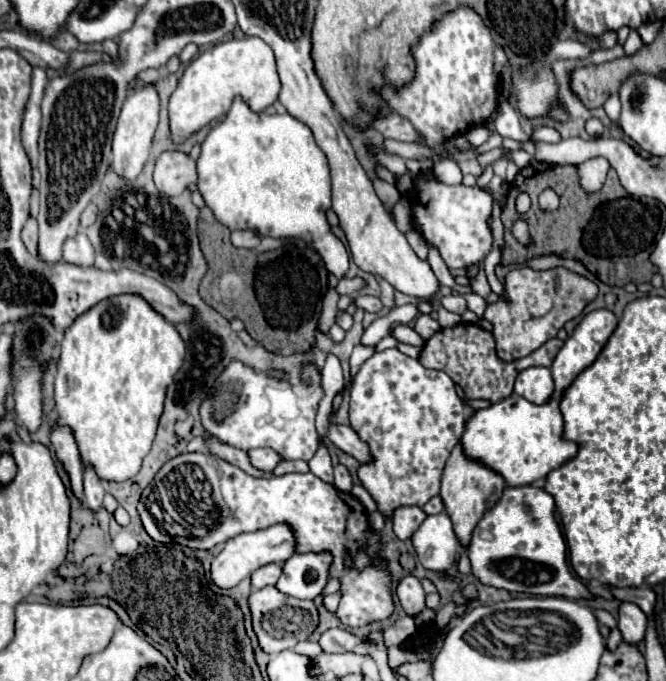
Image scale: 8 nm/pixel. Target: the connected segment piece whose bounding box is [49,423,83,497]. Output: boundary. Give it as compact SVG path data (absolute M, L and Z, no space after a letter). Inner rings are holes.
M53 423L49 437L51 437L51 443L55 447L57 457L61 459L61 463L65 465L65 469L69 473L71 487L73 487L75 497L83 497L83 467L81 467L81 455L79 455L77 441L73 437L71 427Z

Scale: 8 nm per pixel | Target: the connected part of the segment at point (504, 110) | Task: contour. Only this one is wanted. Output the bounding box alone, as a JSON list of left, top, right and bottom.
[495,101,527,141]

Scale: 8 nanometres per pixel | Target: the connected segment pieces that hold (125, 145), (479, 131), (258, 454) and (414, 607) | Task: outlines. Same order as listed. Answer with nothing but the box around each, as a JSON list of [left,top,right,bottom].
[[111,87,159,181],[467,127,491,147],[249,447,283,471],[397,575,425,615]]

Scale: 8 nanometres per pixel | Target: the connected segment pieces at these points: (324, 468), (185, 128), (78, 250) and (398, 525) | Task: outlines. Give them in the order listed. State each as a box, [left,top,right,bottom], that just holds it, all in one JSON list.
[[309,445,334,484],[169,37,281,143],[63,233,95,267],[395,507,427,541]]

